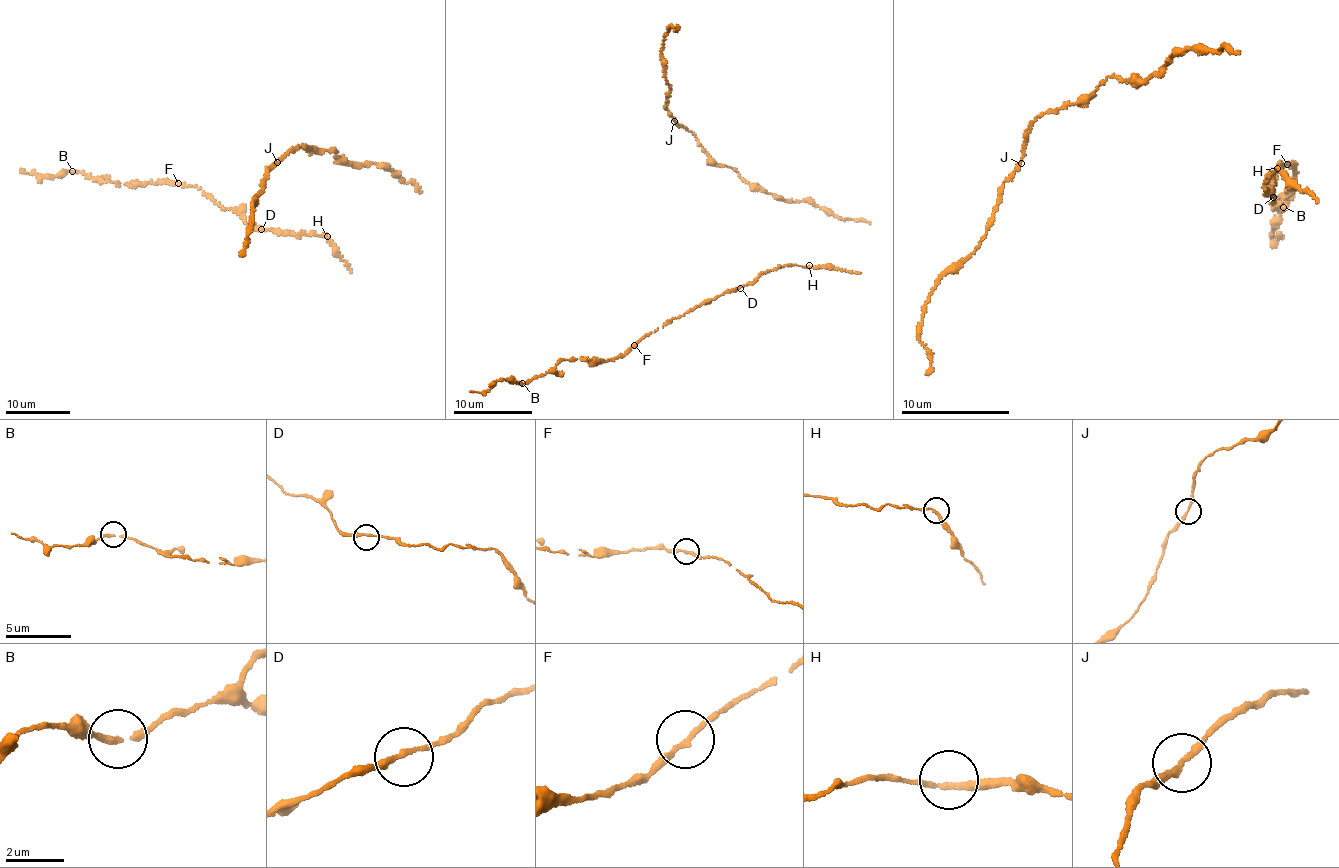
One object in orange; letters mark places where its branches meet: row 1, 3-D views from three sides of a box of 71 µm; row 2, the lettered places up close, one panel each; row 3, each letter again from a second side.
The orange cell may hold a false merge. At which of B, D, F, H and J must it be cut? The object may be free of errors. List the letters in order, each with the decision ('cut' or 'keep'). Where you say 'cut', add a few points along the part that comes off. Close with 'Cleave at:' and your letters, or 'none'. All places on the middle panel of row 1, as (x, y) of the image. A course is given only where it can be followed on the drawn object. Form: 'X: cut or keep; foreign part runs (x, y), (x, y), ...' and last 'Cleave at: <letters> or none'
B: keep
D: keep
F: keep
H: keep
J: keep
Cleave at: none

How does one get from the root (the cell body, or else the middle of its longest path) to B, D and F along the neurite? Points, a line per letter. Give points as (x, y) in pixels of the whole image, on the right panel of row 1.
B: (1277, 168), (1263, 184), (1271, 200), (1277, 164), (1295, 166), (1274, 208), (1283, 207)
D: (1277, 168), (1263, 184), (1267, 194), (1272, 189), (1270, 191), (1273, 197)
F: (1277, 168), (1263, 184), (1267, 194), (1272, 189), (1271, 200), (1277, 164), (1286, 164)

